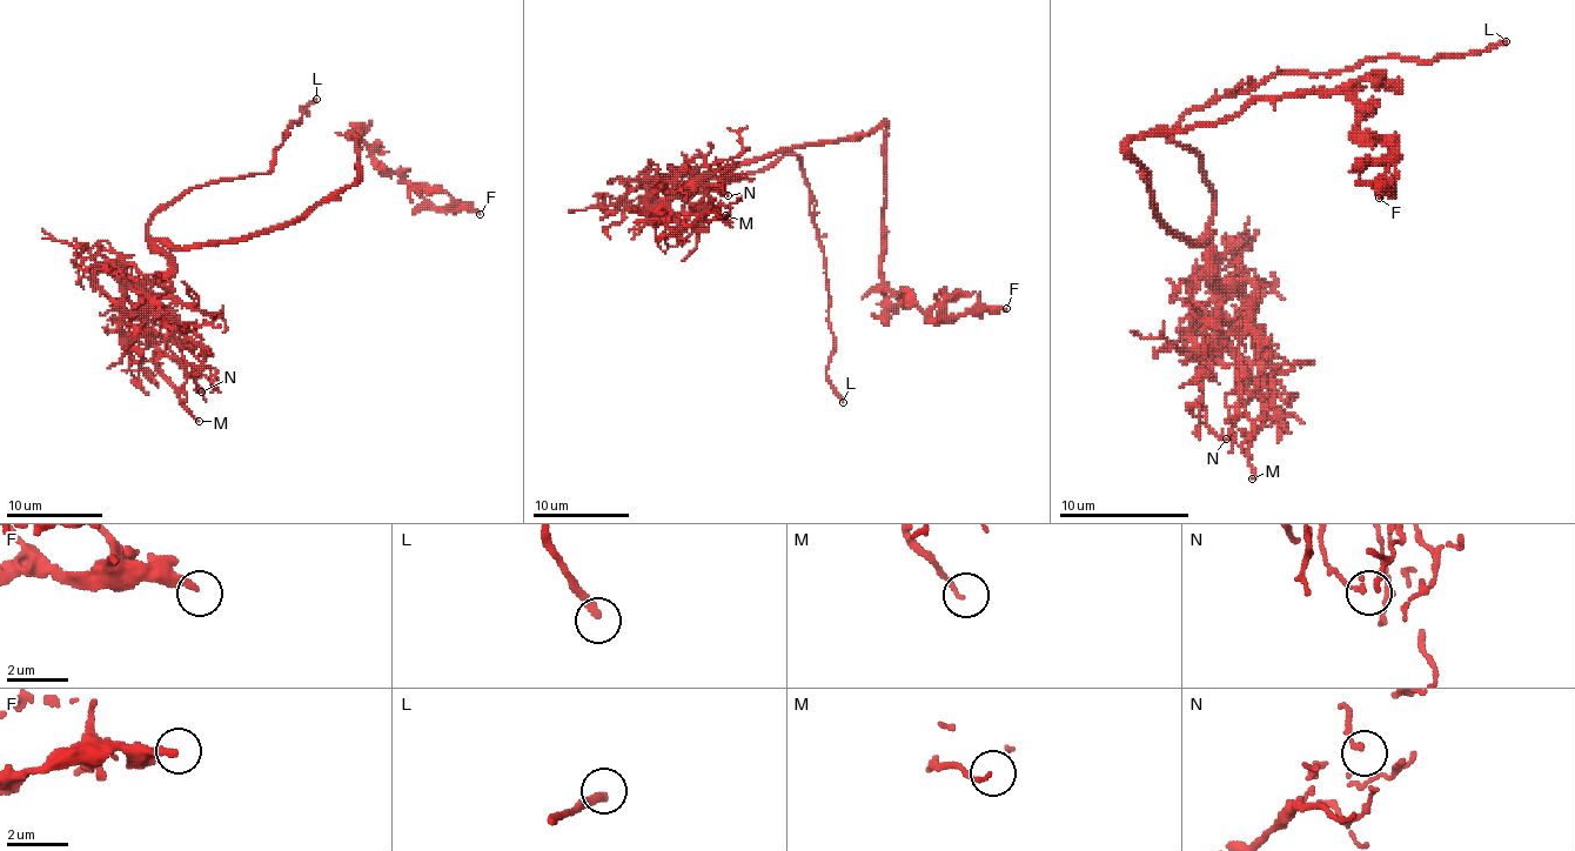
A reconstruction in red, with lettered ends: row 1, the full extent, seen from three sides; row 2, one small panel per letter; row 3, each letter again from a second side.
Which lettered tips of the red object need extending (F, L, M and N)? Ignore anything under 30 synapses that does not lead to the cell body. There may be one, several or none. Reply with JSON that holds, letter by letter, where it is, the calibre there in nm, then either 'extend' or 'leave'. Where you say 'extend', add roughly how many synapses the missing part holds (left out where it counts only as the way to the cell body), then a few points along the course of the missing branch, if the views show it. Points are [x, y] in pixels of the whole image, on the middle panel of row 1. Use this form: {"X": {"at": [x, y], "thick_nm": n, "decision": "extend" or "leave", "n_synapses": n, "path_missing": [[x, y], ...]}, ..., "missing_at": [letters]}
{"F": {"at": [1006, 308], "thick_nm": 260, "decision": "leave"}, "L": {"at": [843, 402], "thick_nm": 280, "decision": "extend", "path_missing": [[843, 402], [877, 409], [889, 421], [886, 436], [822, 491]]}, "M": {"at": [725, 215], "thick_nm": 110, "decision": "leave"}, "N": {"at": [728, 195], "thick_nm": 130, "decision": "leave"}, "missing_at": ["L"]}

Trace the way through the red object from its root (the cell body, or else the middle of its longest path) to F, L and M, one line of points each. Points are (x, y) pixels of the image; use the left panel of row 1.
F: (208, 243), (229, 243), (295, 223), (342, 193), (360, 175), (355, 138), (436, 207), (473, 207), (480, 214)
L: (208, 243), (169, 246), (148, 236), (148, 221), (194, 188), (266, 173), (307, 113), (300, 108), (316, 99)
M: (208, 243), (174, 248), (169, 267), (143, 289), (153, 329), (187, 375), (180, 402), (199, 421)

